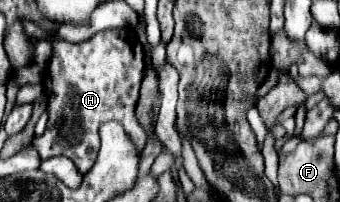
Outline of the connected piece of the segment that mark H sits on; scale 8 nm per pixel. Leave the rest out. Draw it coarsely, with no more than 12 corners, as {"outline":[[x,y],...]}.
{"outline":[[132,27],[56,41],[46,77],[42,159],[86,173],[98,127],[134,117],[146,61]]}

